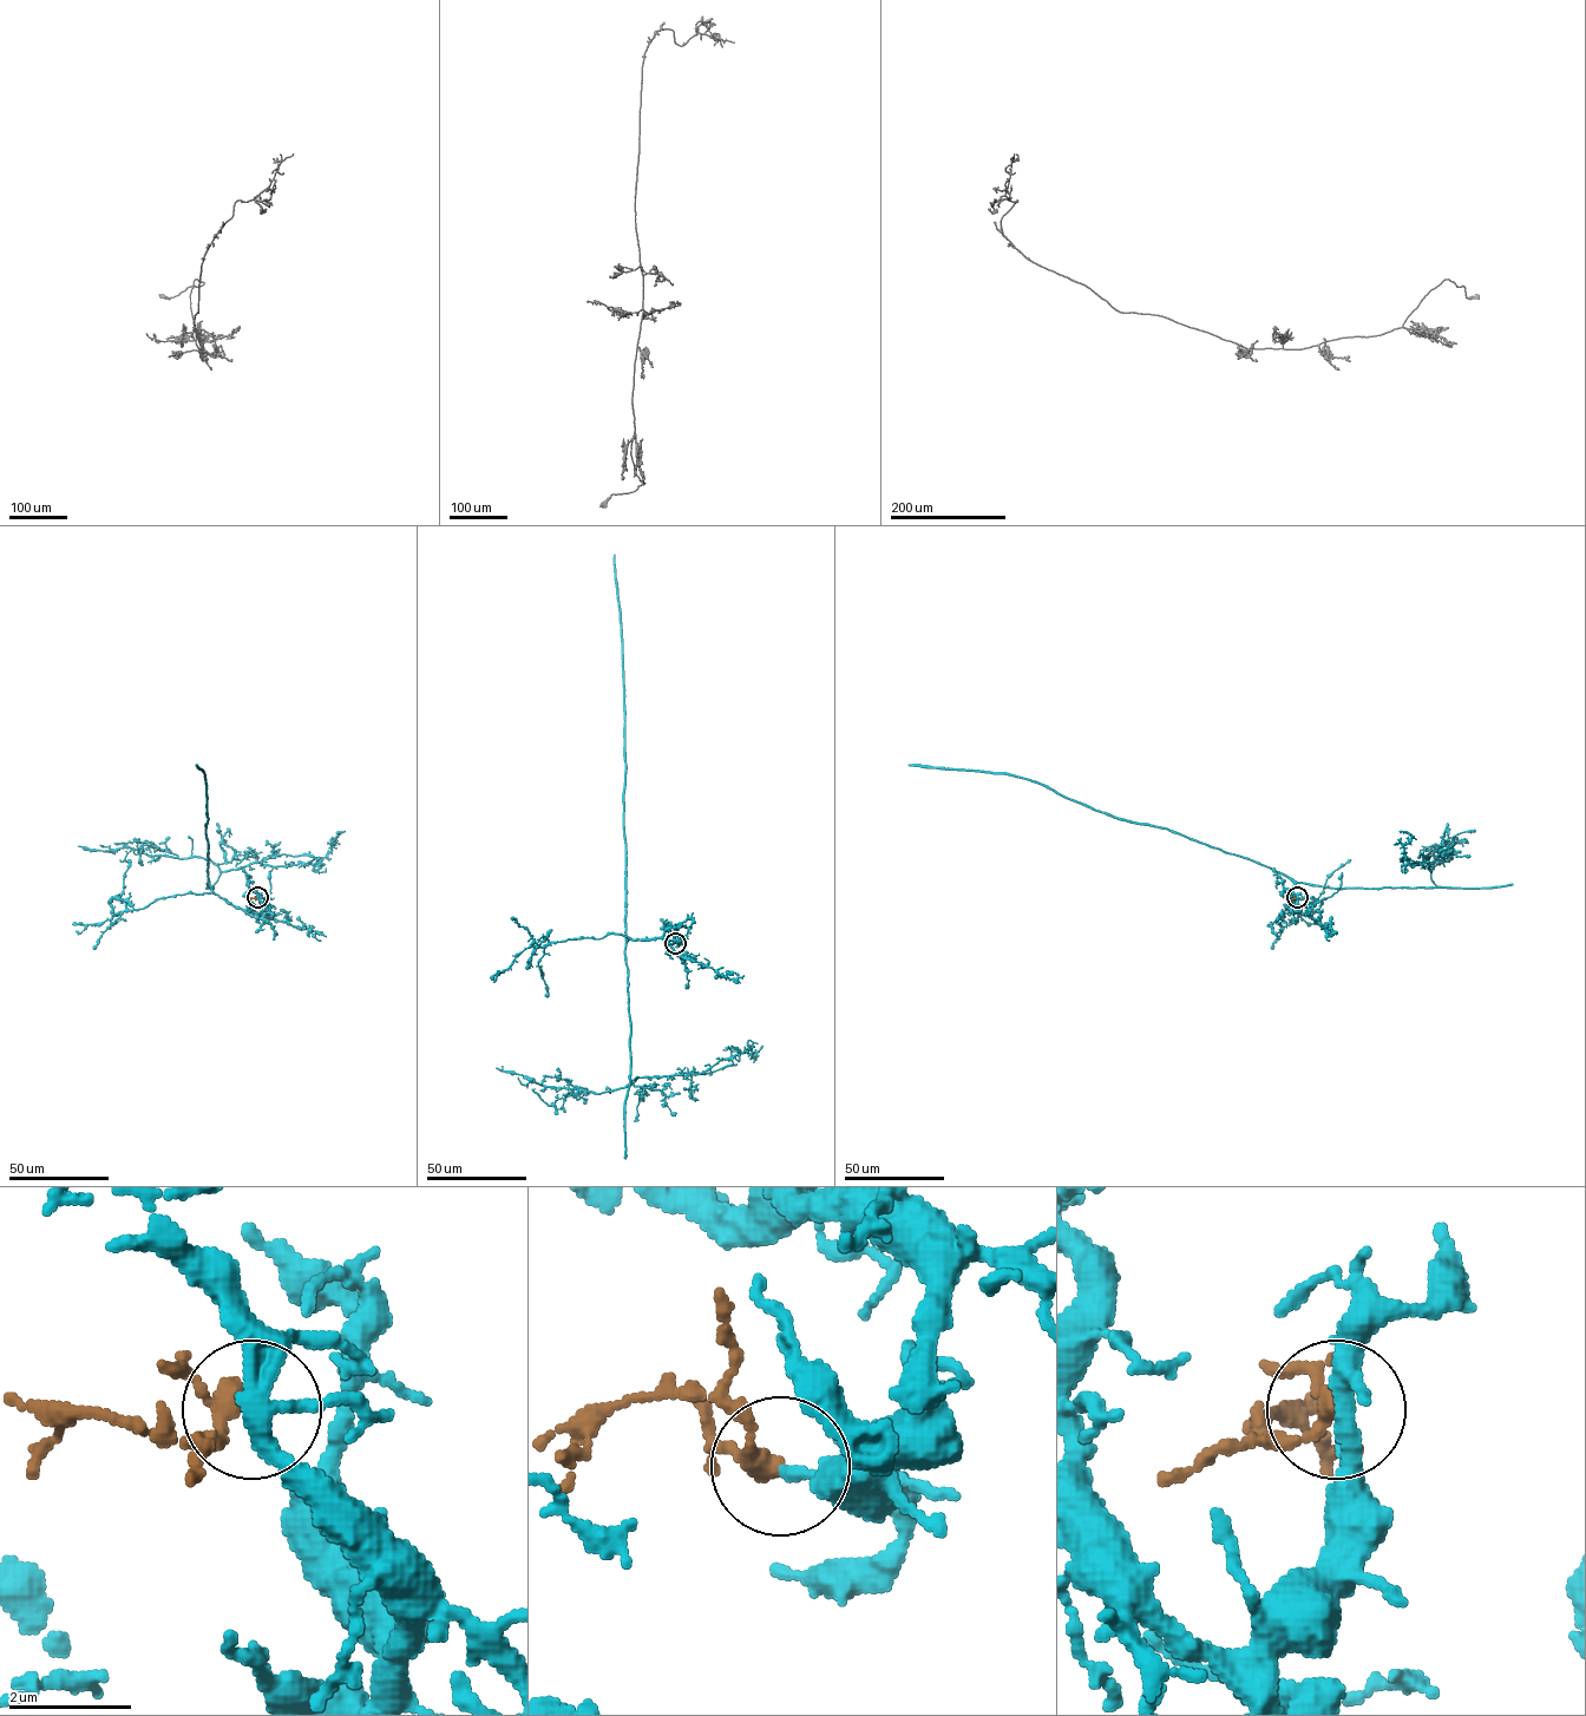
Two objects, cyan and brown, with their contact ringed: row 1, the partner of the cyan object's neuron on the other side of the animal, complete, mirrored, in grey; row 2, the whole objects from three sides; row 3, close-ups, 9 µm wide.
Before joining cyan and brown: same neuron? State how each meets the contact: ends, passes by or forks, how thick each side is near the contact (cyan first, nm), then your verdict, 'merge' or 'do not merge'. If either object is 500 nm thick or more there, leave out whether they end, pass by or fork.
cyan ends; brown passes by; calibres 170 and 280 nm; merge

